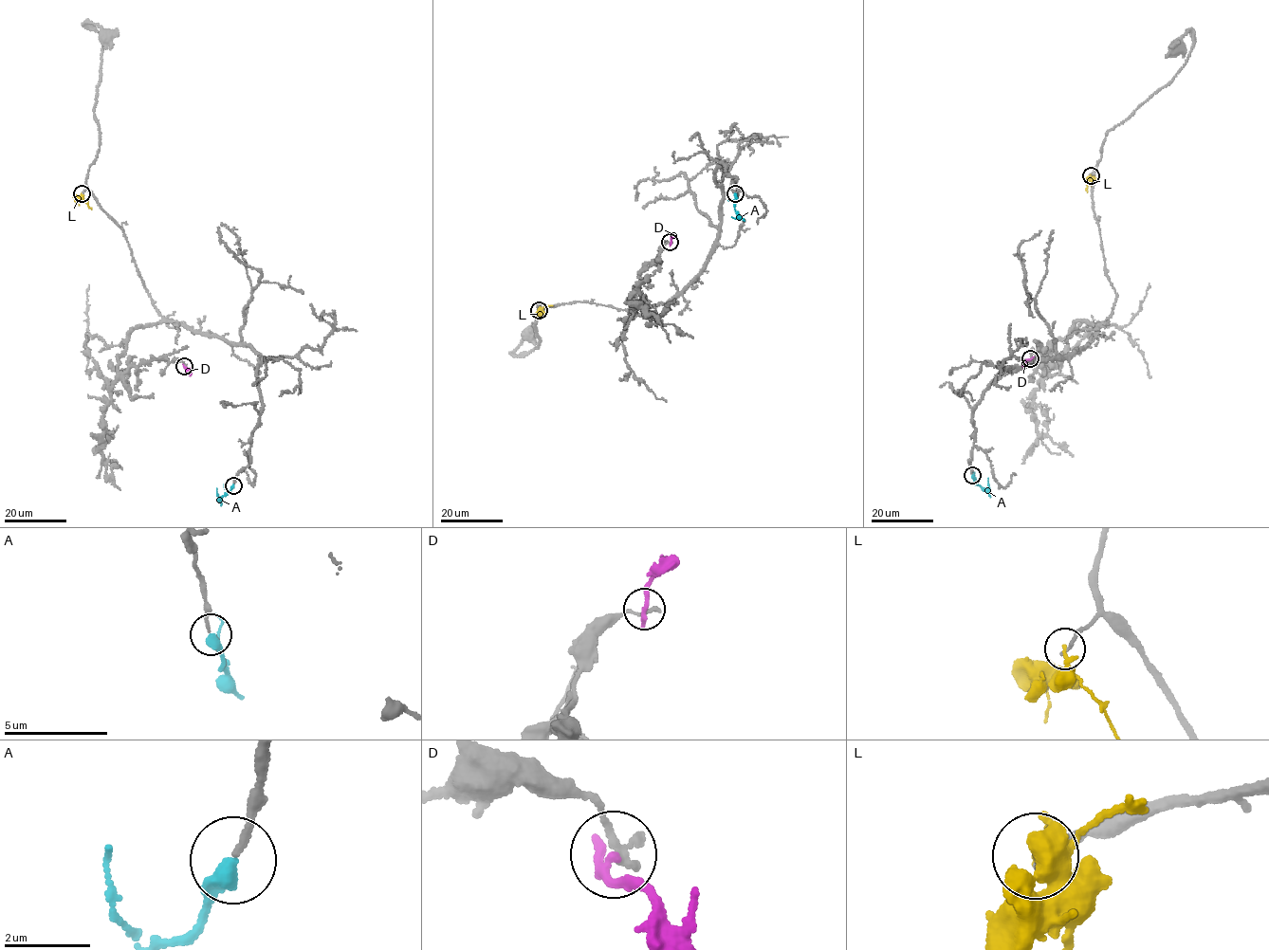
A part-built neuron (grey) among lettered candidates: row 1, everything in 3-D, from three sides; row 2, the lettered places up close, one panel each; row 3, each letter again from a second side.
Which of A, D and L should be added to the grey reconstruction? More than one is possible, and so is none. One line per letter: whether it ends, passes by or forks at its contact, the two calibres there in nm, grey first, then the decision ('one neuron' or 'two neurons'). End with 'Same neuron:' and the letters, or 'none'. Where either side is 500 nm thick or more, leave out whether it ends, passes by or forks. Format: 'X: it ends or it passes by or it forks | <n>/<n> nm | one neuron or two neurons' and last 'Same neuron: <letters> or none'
A: it ends | 140/440 nm | one neuron
D: it passes by | 240/180 nm | two neurons
L: it ends | 180/220 nm | two neurons
Same neuron: A

